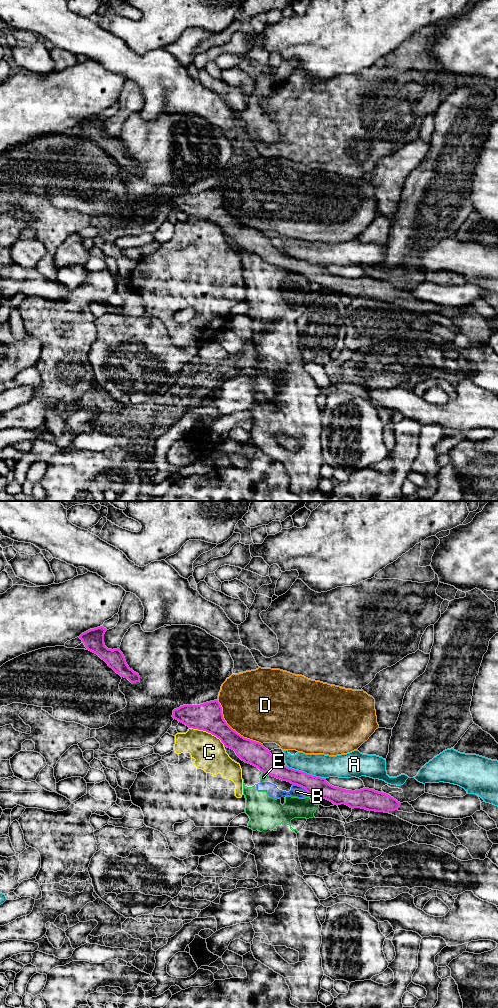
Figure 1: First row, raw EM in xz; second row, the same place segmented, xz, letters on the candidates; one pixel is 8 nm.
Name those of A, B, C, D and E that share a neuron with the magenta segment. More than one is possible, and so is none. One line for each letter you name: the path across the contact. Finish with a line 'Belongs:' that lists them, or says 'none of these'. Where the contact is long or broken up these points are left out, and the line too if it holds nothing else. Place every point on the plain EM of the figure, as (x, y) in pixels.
Belongs: none of these

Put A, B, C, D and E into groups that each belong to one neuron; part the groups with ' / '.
A / B E / C / D

